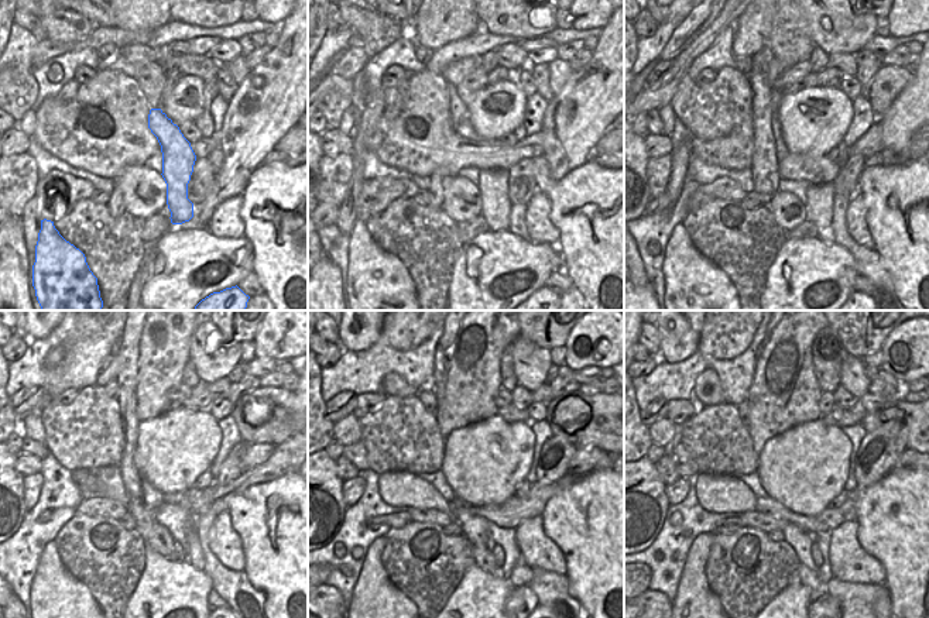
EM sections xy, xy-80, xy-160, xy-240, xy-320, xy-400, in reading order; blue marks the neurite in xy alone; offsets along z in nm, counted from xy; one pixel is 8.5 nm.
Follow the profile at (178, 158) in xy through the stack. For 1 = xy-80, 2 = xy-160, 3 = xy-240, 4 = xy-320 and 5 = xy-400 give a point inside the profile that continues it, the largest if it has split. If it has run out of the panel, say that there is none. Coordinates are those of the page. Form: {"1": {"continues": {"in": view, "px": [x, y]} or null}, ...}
{"1": {"continues": {"in": "xy-80", "px": [496, 208]}}, "2": {"continues": {"in": "xy-160", "px": [819, 198]}}, "3": {"continues": {"in": "xy-240", "px": [194, 545]}}, "4": {"continues": {"in": "xy-320", "px": [521, 574]}}, "5": {"continues": {"in": "xy-400", "px": [853, 597]}}}

